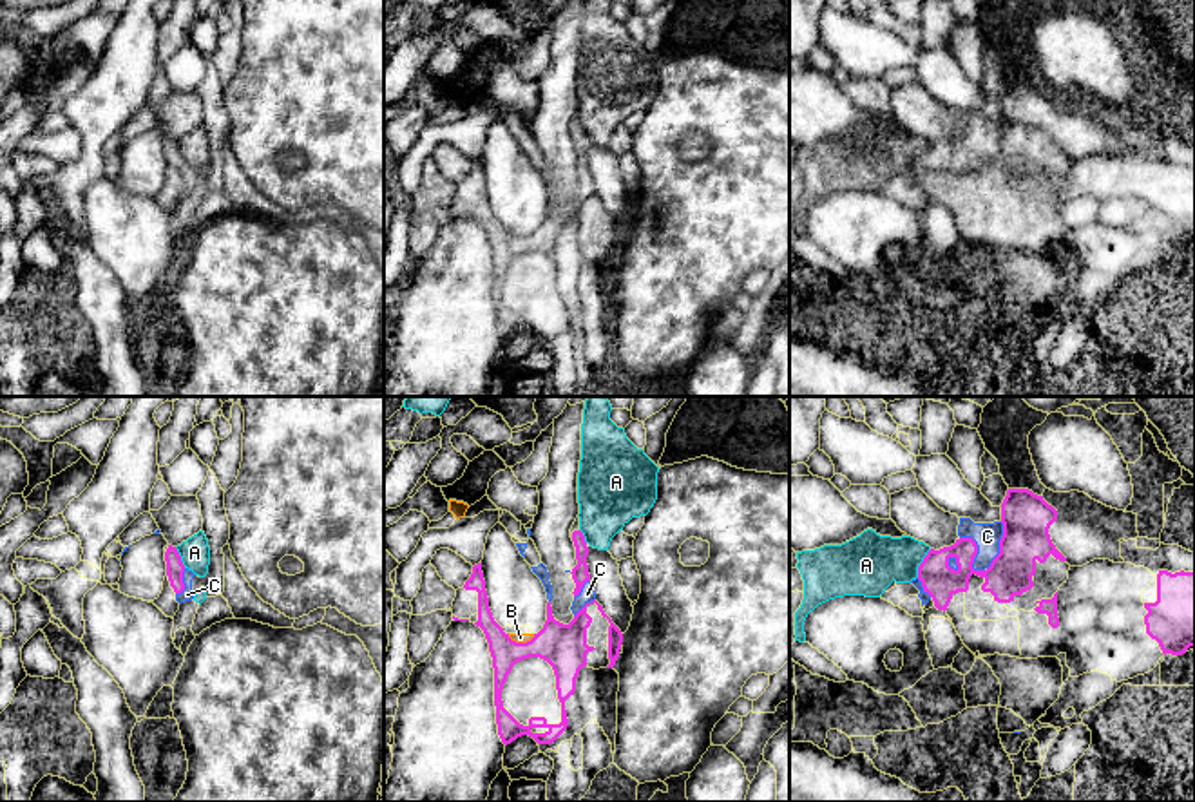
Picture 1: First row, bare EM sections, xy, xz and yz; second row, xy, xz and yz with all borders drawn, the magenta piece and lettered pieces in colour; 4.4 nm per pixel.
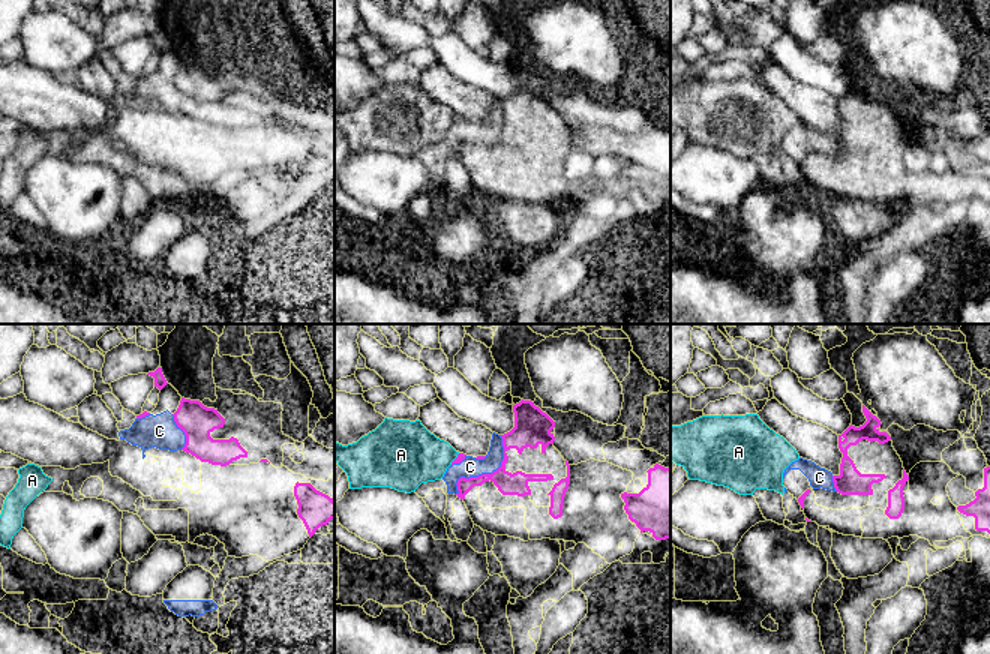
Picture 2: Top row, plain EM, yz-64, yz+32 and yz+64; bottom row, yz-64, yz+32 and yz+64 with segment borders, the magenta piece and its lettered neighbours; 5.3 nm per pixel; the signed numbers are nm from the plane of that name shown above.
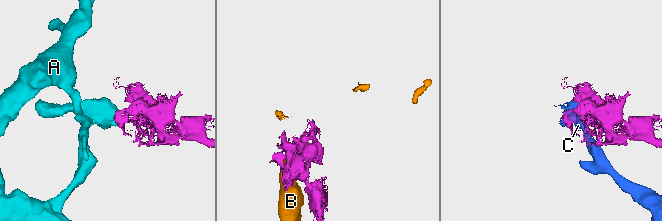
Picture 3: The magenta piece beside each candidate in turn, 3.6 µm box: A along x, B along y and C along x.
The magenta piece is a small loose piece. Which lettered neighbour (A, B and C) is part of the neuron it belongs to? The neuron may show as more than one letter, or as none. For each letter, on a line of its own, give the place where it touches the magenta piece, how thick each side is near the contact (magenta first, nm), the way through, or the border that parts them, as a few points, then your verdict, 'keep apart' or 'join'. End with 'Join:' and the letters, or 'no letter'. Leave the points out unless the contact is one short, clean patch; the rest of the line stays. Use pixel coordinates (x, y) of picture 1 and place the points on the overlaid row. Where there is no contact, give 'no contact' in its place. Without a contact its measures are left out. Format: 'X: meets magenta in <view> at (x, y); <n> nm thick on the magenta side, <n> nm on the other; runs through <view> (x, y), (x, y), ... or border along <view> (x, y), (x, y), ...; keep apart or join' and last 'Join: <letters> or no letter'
A: meets magenta in yz at (920, 563); 160 nm thick on the magenta side, 280 nm on the other; border along yz (931, 549), (920, 563), (917, 576); keep apart
B: meets magenta in xz at (522, 643); 200 nm thick on the magenta side, 50 nm on the other; keep apart
C: meets magenta in yz at (976, 553); 220 nm thick on the magenta side, 120 nm on the other; keep apart
Join: no letter

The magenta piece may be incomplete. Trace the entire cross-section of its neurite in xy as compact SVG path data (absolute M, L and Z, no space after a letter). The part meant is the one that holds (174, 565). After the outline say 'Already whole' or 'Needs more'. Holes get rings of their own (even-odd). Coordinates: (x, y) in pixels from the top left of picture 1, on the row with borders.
M165 547L165 561L167 561L167 576L163 581L163 590L158 599L148 601L154 603L167 617L174 617L179 610L179 603L176 596L185 590L183 572L185 565L176 547Z. Needs more

